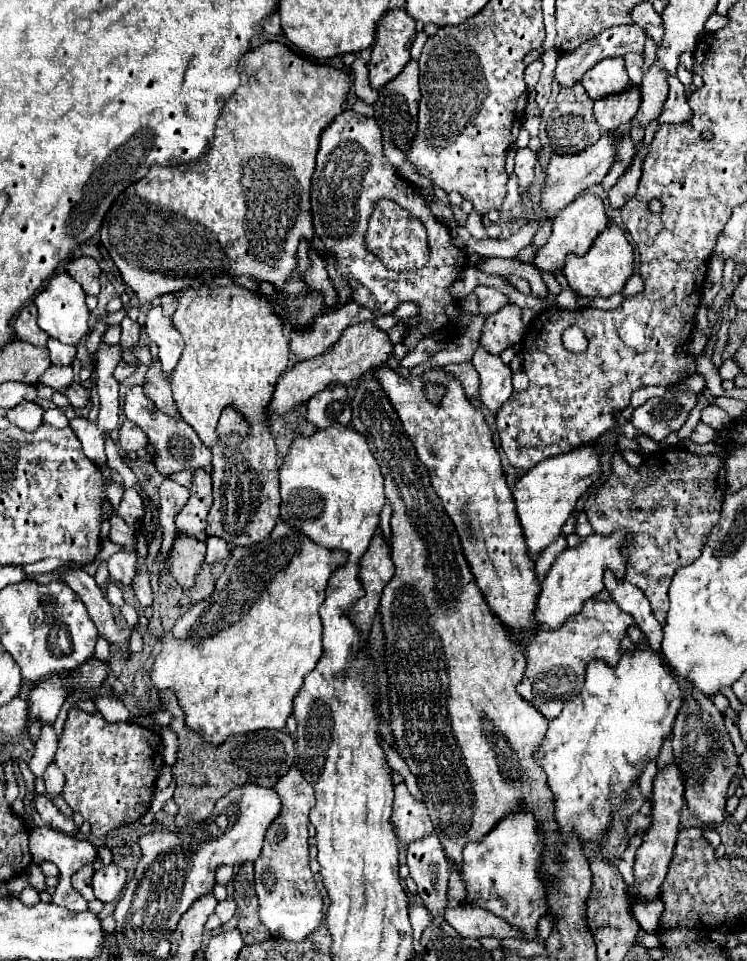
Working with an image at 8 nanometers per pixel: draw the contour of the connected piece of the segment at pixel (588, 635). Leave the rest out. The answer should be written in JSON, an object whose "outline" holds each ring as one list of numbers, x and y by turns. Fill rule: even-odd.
{"outline":[[590,599,586,609,578,617,570,617,558,629,540,629,528,643,528,665,524,679,518,685,518,693,530,701,548,721,558,717,564,701,572,701,584,687,586,665,594,659,604,661,606,665,616,665,620,661,620,641,626,635,628,627,634,625,634,619,618,609,618,605]]}

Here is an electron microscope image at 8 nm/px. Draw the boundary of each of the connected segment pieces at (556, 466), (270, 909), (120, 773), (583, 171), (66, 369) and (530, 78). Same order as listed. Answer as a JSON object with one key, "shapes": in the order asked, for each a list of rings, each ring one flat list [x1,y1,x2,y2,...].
{"shapes":[[[598,441,580,445,568,453,550,457,540,461,536,467,532,467,526,475,518,479,514,485,514,501,518,509,518,517,524,529,528,553,536,557,558,533,562,531,562,525,572,515,576,501,588,491,588,487,598,481,602,475,600,471,600,457,598,457]],[[296,767,278,779,274,791,282,799,282,811,268,827,262,853,254,861,260,919,274,937,282,937,286,941,304,941,320,927,320,921,324,917,324,901,310,871,308,857,308,813,314,807,316,799,312,785,304,781,302,773,298,773]],[[70,709,58,741,54,763,62,769,66,777,66,785,62,791,66,803,72,807,72,811,82,813,82,817,90,823,92,833,100,837,122,825,136,823,150,809,154,783,160,775,160,769,164,767,162,753,164,753,162,737,152,729,146,729,134,721,108,723,98,711,86,713,80,709]],[[604,135,604,137,600,137,594,145,586,147,584,151,580,151,580,153,576,153,576,155,564,155,564,157,562,157,562,155,554,155,554,157,550,159,546,183,544,183,542,193,540,193,544,211,548,211,548,213,558,213,558,211,562,211,566,205,570,205,584,189,600,183,600,181,606,177,606,173,610,171,610,167,614,165,616,157,618,157,616,145,618,145,618,141,616,141,612,135,610,135,610,137]],[[50,365,44,375,40,377,42,385,52,387,54,391,66,389,66,385,70,385,72,381,72,367,70,365]],[[540,59,534,61,534,63,530,63,530,65,526,67,526,71,524,71,524,81,526,81,528,91,534,91,534,85,538,83,540,71,542,71,542,61,540,61]]]}

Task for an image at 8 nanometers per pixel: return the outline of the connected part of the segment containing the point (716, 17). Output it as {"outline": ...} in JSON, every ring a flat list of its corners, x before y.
{"outline":[[713,13,710,15,710,17,707,19,704,31,706,33,712,33,717,31,718,29,723,28,728,23,728,18,726,16,721,16,717,13]]}

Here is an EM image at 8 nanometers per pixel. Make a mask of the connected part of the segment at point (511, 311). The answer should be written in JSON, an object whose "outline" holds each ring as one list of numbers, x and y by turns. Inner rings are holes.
{"outline":[[506,305,498,313,486,317,480,347,484,347,492,355,500,355,506,347,520,343,524,337,524,323,520,319,520,309,516,305]]}

